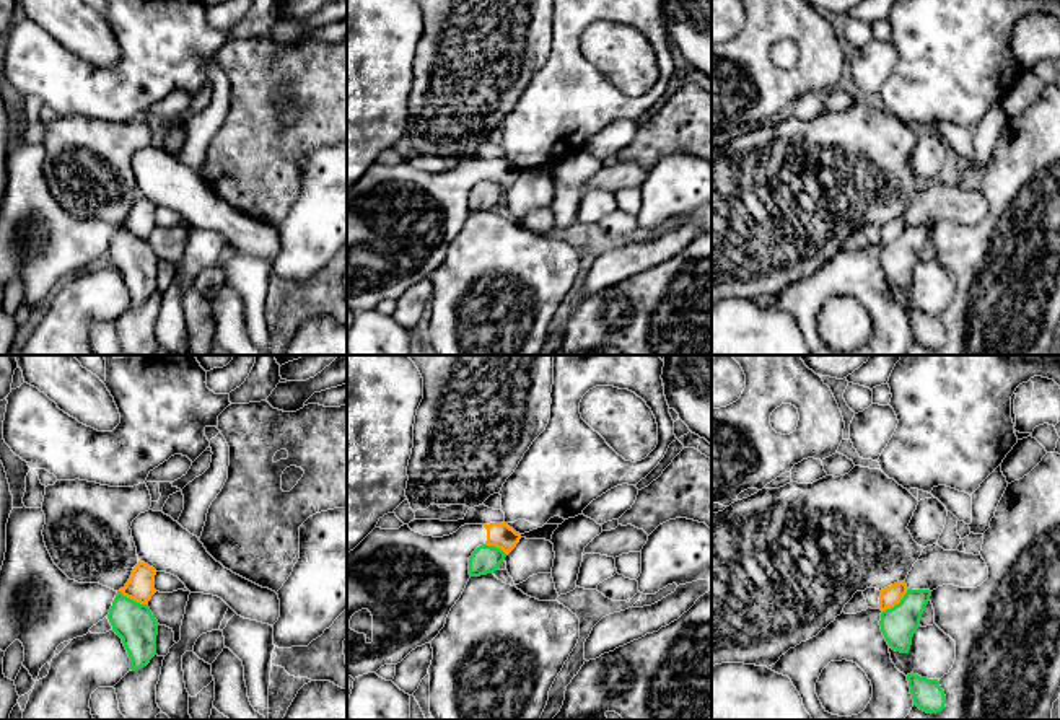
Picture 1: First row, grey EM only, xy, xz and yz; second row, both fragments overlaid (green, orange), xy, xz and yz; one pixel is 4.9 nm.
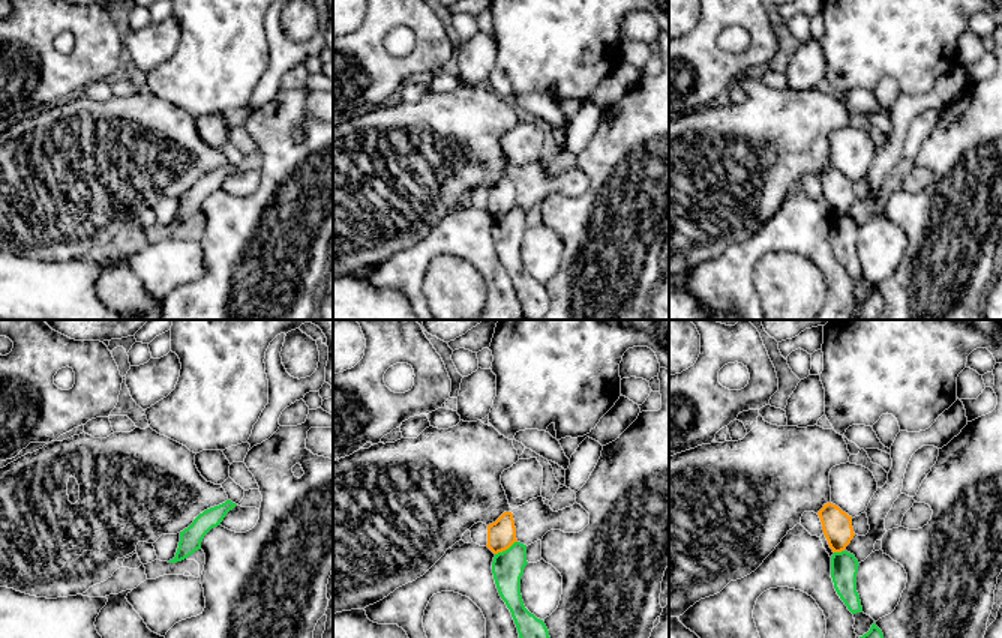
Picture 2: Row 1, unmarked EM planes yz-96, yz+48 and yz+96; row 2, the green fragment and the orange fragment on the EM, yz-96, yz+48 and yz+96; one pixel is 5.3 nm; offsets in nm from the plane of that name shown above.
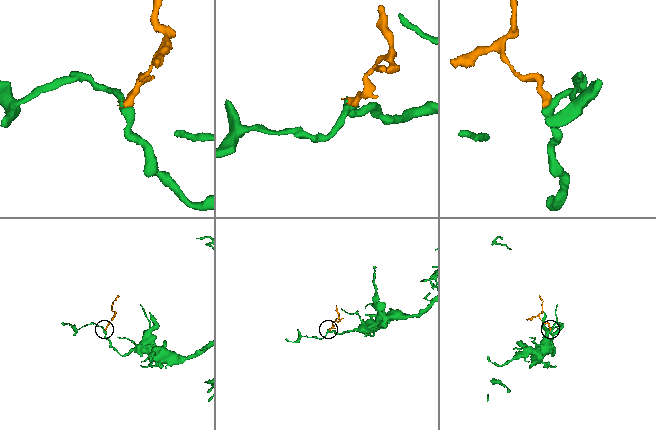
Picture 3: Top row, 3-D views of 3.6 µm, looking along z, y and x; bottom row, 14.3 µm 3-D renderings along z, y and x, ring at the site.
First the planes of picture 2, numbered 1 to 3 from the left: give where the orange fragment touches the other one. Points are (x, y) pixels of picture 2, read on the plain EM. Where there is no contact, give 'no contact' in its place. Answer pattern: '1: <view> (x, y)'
1: no contact
2: yz+48 (506, 213)
3: yz+96 (839, 216)

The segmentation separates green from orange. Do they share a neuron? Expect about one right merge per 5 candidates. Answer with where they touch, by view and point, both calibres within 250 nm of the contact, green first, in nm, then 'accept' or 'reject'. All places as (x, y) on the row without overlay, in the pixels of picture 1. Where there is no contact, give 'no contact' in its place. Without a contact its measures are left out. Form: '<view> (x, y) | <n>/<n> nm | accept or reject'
yz (899, 238) | 180/100 nm | reject

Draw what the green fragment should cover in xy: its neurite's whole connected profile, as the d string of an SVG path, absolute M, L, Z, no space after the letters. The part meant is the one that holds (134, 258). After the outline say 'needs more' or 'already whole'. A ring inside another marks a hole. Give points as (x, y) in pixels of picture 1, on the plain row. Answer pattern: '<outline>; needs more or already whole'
M117 226L107 254L122 274L130 293L130 305L137 306L156 290L158 256L147 239L140 239Z; already whole

